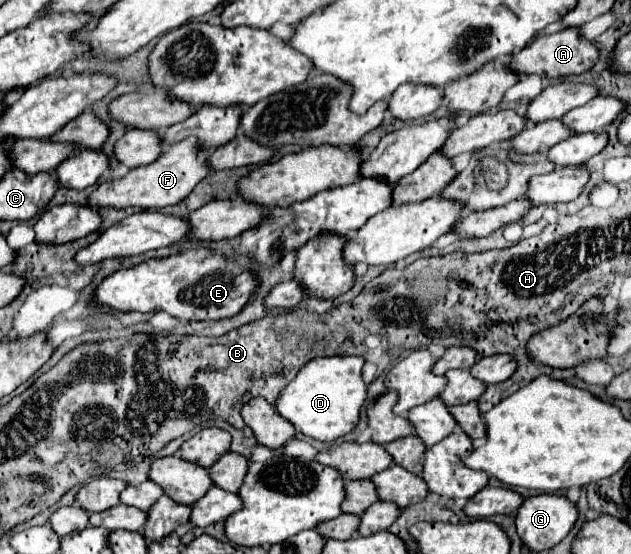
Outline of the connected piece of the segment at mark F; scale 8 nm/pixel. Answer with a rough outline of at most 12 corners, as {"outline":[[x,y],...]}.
{"outline":[[194,139],[90,195],[92,207],[180,203],[210,165]]}

